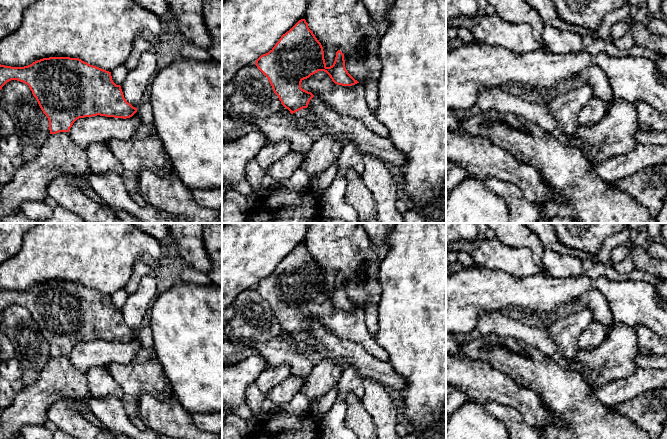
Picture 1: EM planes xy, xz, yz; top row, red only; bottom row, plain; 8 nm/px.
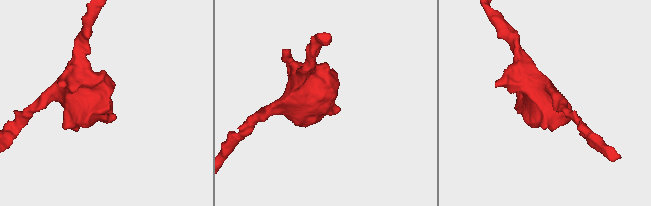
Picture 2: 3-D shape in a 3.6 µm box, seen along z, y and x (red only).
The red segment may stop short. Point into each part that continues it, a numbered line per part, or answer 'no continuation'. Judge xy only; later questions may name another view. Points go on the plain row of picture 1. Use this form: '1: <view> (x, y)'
no continuation

